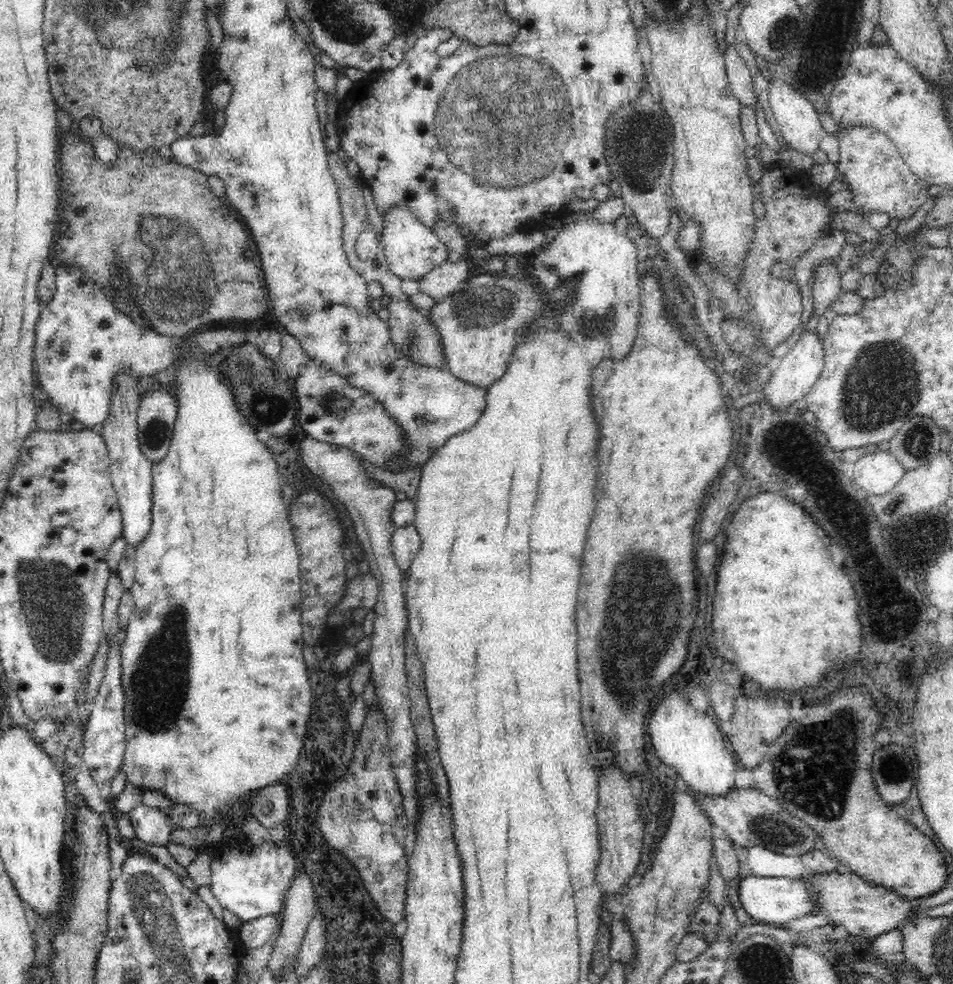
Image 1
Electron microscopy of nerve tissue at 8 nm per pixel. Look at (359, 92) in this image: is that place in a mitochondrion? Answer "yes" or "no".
no

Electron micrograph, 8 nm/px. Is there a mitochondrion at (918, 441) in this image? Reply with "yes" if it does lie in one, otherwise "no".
yes

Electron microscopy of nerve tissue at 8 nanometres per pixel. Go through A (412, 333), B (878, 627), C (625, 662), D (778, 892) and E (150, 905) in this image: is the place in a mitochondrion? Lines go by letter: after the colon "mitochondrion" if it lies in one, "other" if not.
A: mitochondrion
B: other
C: mitochondrion
D: other
E: mitochondrion

